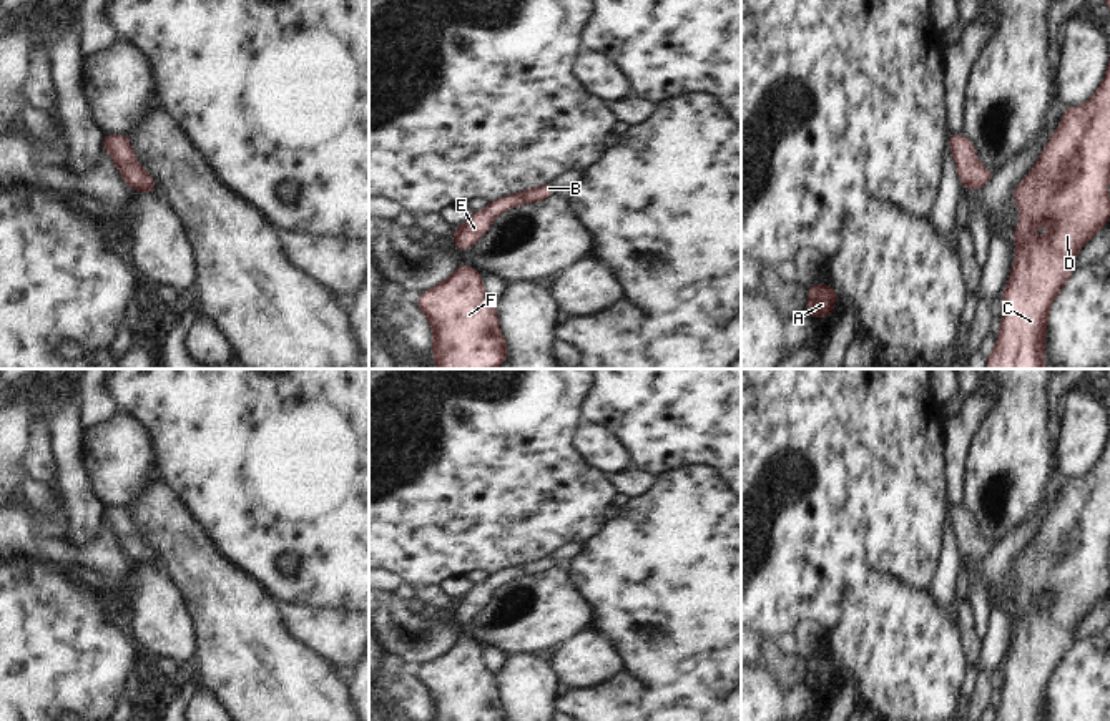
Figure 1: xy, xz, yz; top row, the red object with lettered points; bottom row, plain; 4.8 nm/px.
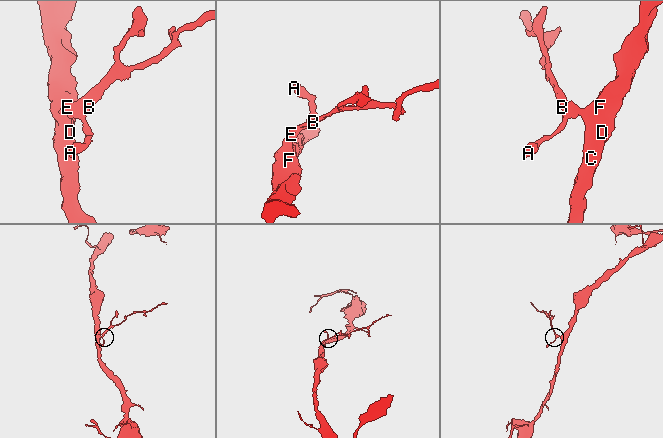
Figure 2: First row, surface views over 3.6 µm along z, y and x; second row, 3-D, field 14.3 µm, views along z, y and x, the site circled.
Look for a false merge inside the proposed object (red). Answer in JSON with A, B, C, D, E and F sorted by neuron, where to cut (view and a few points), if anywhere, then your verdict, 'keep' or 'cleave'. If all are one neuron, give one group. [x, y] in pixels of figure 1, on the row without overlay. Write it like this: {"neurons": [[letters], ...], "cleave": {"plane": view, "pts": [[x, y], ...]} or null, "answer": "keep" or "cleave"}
{"neurons": [["A", "B", "C", "D", "E", "F"]], "cleave": null, "answer": "keep"}

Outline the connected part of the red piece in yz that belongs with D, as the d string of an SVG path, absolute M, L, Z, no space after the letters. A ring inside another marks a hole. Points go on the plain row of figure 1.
M1110 439L1097 465L1078 480L1063 480L1063 492L1029 548L1012 563L1020 581L1014 603L1017 630L1005 663L1004 688L995 721L1044 721L1050 676L1068 653L1077 623L1110 590ZM1044 593L1050 605L1035 613L1032 605Z

